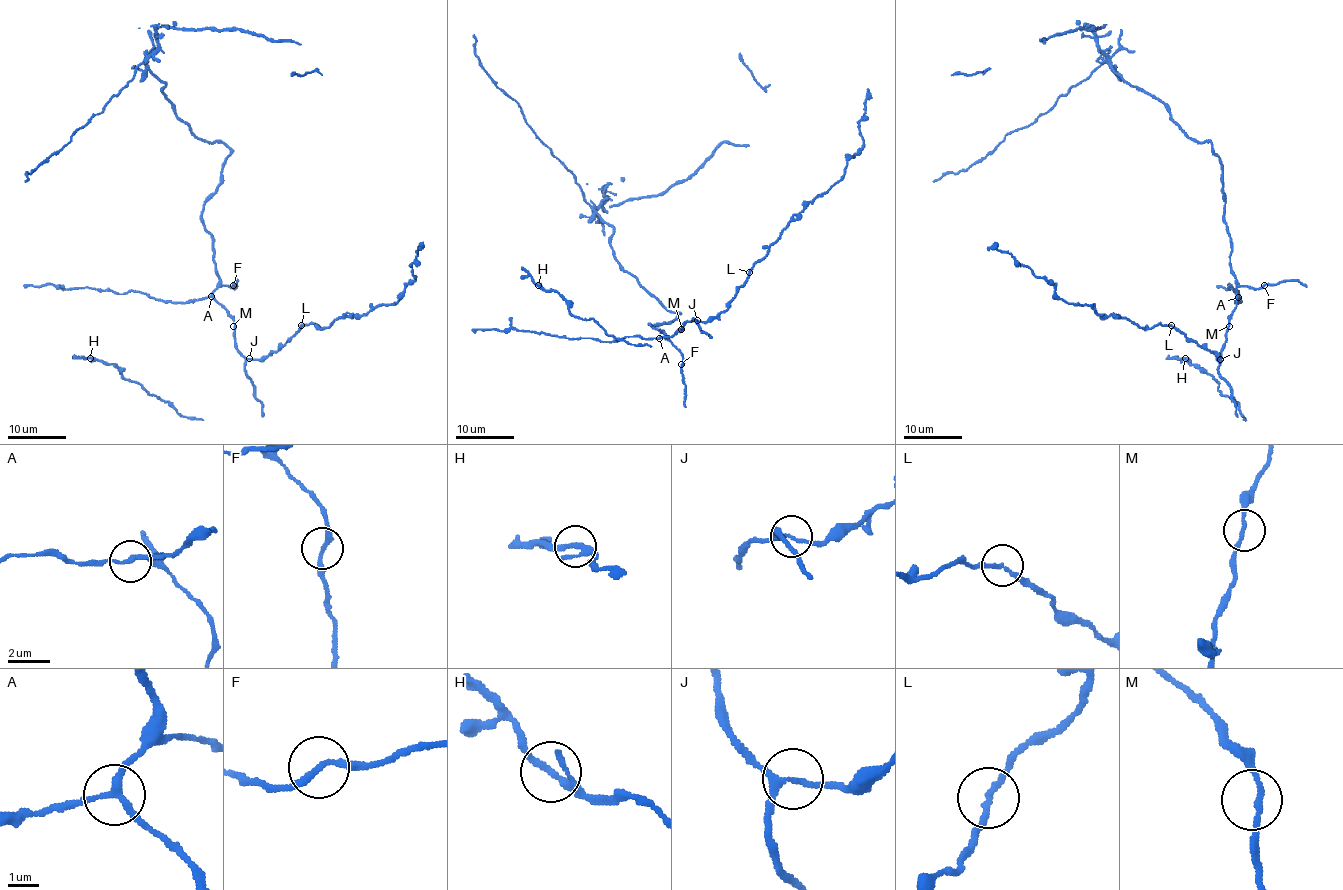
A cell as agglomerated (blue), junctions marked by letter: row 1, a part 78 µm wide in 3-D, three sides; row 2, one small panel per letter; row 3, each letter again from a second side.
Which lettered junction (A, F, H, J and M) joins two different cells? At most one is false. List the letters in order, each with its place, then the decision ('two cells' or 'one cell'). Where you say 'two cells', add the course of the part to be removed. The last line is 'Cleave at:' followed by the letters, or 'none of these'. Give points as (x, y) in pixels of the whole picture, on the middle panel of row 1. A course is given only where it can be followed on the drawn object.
A: place (659, 338); one cell
F: place (681, 364); one cell
H: place (538, 285); one cell
J: place (697, 320); one cell
M: place (681, 329); one cell
Cleave at: none of these

